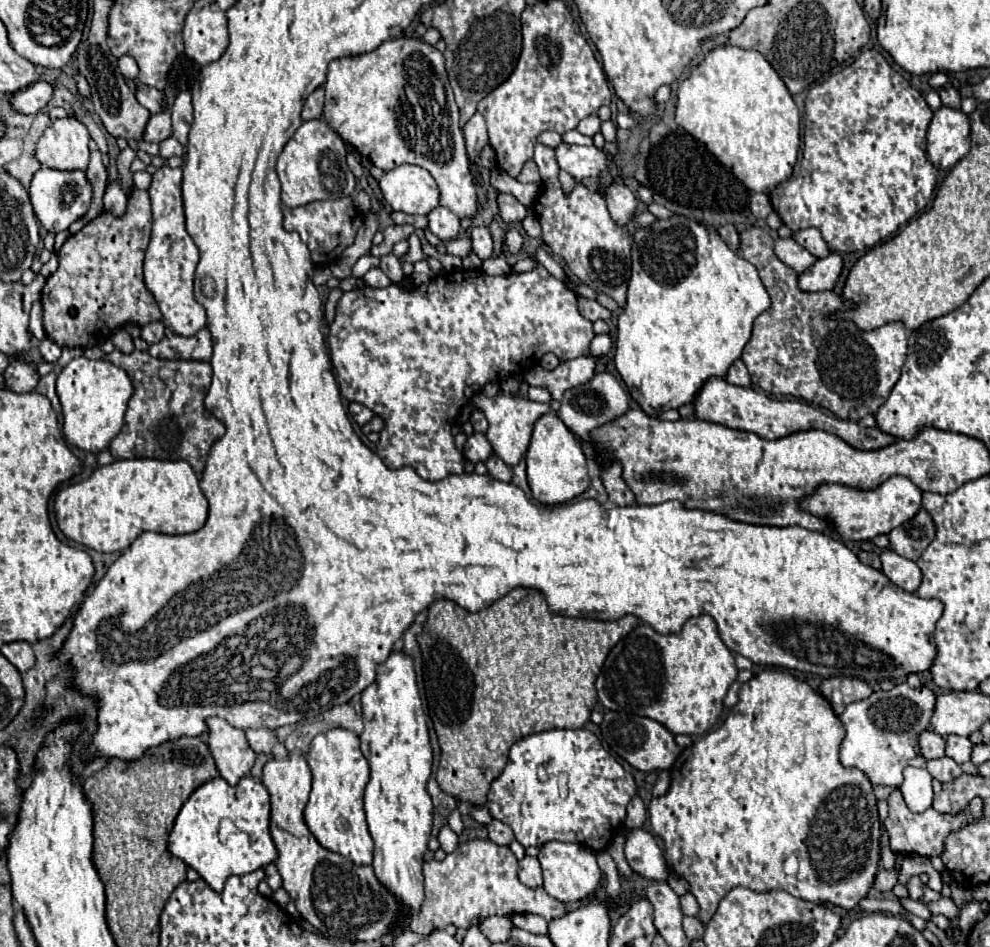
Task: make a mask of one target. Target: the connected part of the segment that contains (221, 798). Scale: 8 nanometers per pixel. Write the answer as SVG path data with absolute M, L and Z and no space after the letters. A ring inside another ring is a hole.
M221 776L205 782L183 804L183 808L181 808L177 820L175 820L175 826L169 834L169 846L167 848L173 856L181 858L187 866L195 868L199 872L199 876L215 892L223 890L223 882L231 874L249 874L249 872L255 872L259 868L265 868L267 864L277 860L277 848L275 848L275 844L271 840L271 834L269 834L269 792L267 792L267 788L261 782L255 782L251 776L243 778L237 786L229 786ZM225 818L235 822L239 834L229 838L227 842L221 842L219 840L219 822L225 820Z

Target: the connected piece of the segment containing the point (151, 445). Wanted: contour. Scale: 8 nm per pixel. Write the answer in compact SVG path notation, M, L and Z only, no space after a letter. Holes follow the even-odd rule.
M97 346L85 348L85 356L111 360L115 366L121 366L135 384L135 394L131 396L129 408L125 412L125 424L109 444L109 452L113 454L113 458L185 460L201 478L207 454L225 430L225 426L203 406L213 376L209 362L157 360L141 350L133 350L131 354L123 354L119 350L103 354ZM161 372L167 372L171 380L169 376L161 376ZM187 420L193 424L191 430L187 430Z

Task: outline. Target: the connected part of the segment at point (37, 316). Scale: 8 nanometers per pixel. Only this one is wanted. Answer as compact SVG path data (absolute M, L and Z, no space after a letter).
M35 302L35 306L31 308L29 330L31 330L31 334L35 338L39 338L39 340L45 338L45 330L43 330L43 306L41 306L41 302Z

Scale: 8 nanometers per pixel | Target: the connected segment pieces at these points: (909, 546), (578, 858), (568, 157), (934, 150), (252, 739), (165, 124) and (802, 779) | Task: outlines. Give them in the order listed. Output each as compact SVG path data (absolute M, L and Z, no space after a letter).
M925 510L889 532L889 548L907 560L917 560L935 538L935 524Z
M545 842L539 848L539 862L543 868L545 890L559 902L579 902L591 896L601 880L601 870L595 860L595 852L583 844L567 844L567 842Z
M559 144L555 148L555 156L559 168L569 172L577 180L599 176L609 160L607 154L603 150L597 150L595 146L569 146L569 144Z
M949 106L935 110L927 130L929 160L937 168L949 170L969 152L969 128L969 118L963 110Z
M249 728L245 730L249 746L259 754L269 754L277 742L277 736L271 728Z
M159 112L159 114L153 114L147 122L147 128L145 128L145 136L143 140L147 142L163 142L167 138L173 136L173 126L171 126L171 114L169 112Z
M763 670L749 682L745 682L739 690L739 702L731 708L729 716L725 722L707 732L703 738L693 742L693 746L685 748L677 762L671 768L671 786L667 794L653 798L649 804L649 820L653 832L663 840L663 856L667 862L667 868L671 874L683 878L689 884L689 892L697 898L699 904L699 914L697 920L705 926L715 910L717 904L723 900L723 896L733 890L735 886L749 888L753 892L769 892L769 890L787 890L795 898L803 898L807 902L815 904L833 904L845 910L855 908L873 888L873 882L879 872L879 862L881 862L881 848L879 848L879 838L881 838L881 822L877 814L877 800L873 794L873 786L869 778L857 770L857 768L845 768L839 762L839 744L843 740L843 724L839 718L833 714L829 702L815 690L811 690L805 682L793 678L787 672L779 670Z

